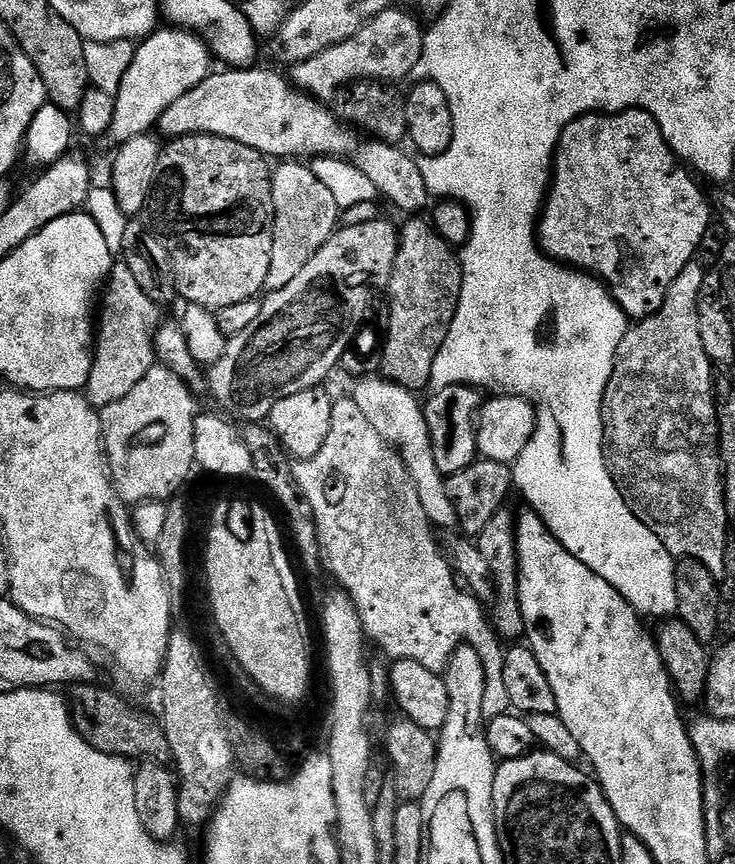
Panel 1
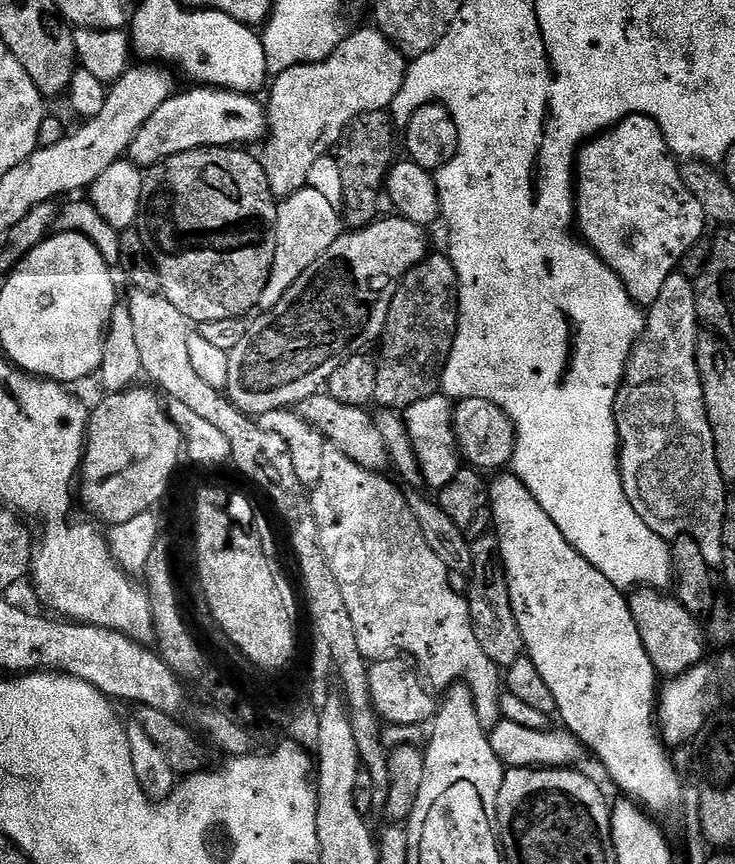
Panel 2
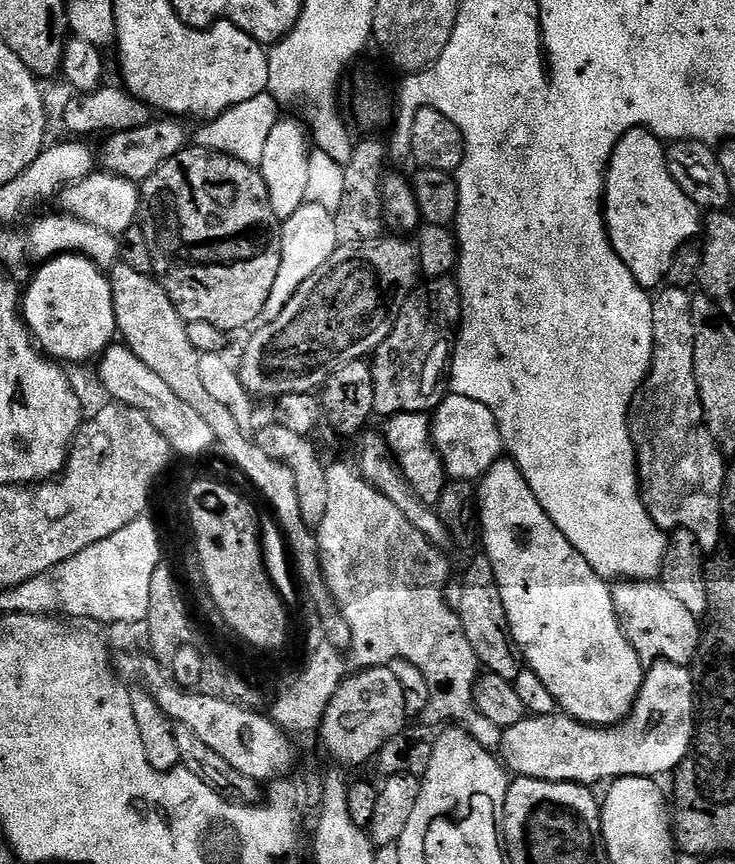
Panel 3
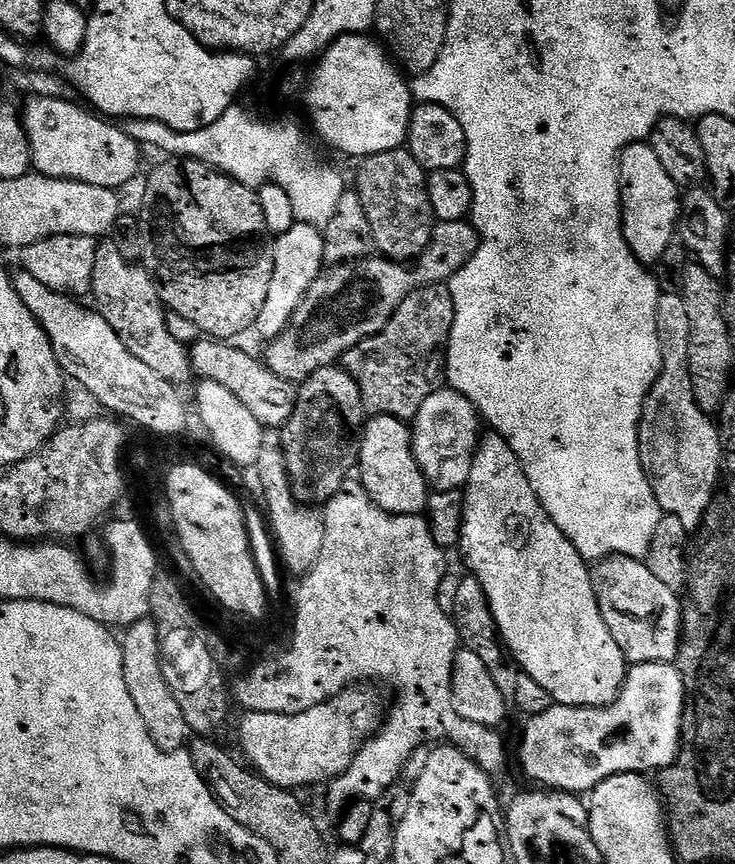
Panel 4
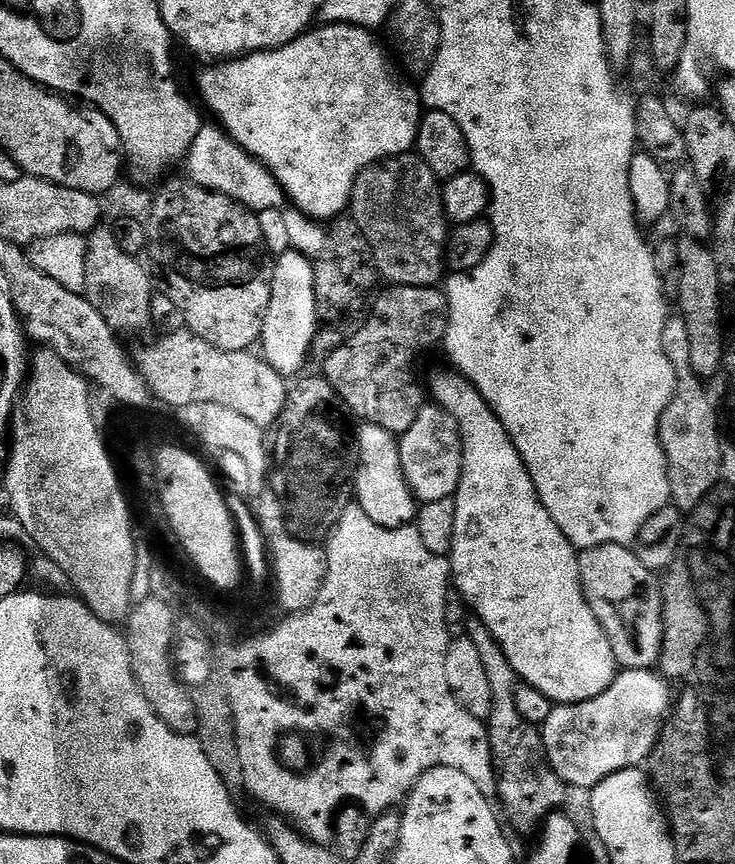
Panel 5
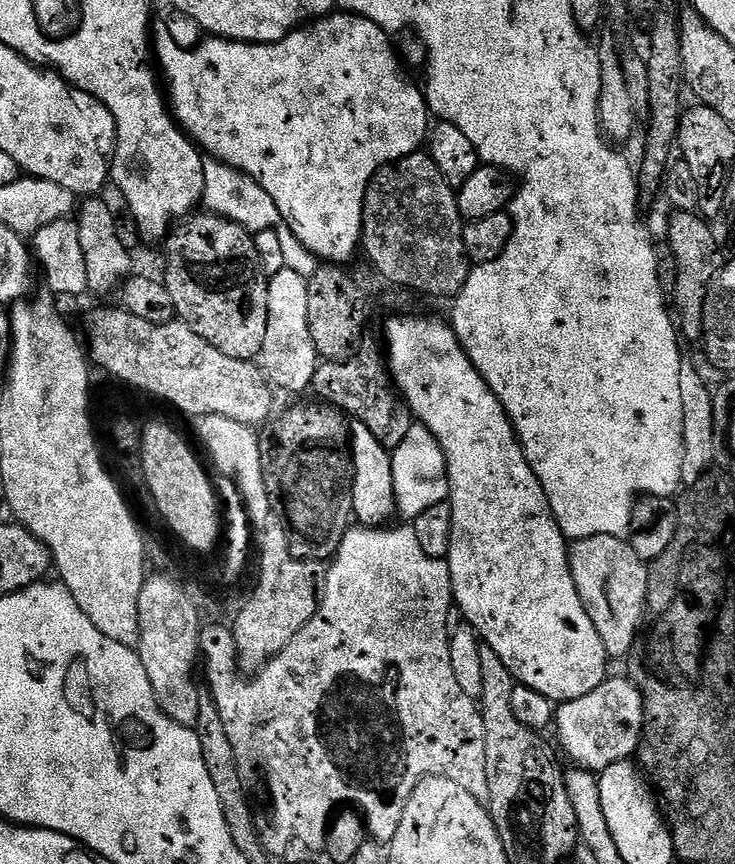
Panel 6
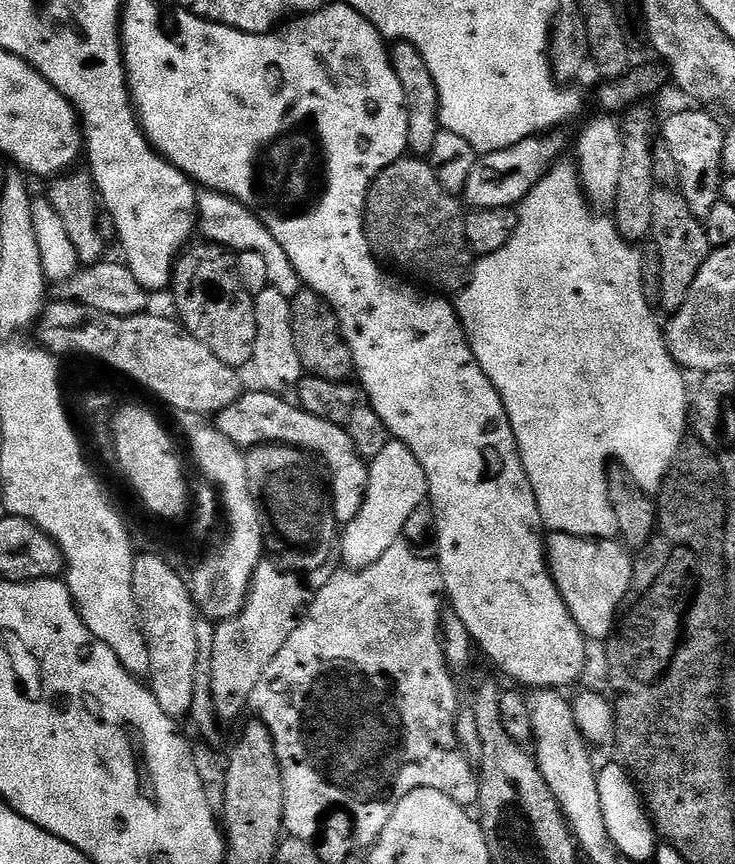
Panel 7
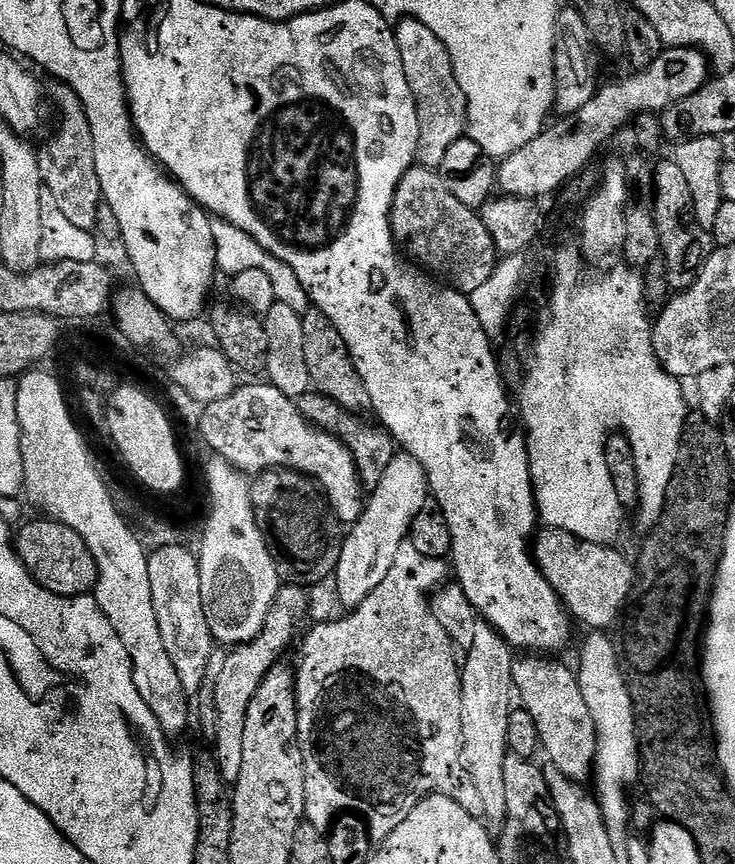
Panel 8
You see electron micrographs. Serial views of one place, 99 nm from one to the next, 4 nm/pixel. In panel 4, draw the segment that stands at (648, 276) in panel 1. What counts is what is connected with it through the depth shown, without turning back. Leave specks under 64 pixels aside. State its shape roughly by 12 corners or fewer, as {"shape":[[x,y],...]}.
{"shape":[[651,143],[620,154],[624,240],[653,266],[674,244],[681,185]]}

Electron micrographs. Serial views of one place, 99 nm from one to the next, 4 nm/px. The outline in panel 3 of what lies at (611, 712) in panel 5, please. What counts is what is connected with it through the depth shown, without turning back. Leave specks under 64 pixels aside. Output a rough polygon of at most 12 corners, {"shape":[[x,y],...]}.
{"shape":[[655,661],[606,728],[529,715],[498,749],[517,777],[603,785],[675,773],[694,676]]}

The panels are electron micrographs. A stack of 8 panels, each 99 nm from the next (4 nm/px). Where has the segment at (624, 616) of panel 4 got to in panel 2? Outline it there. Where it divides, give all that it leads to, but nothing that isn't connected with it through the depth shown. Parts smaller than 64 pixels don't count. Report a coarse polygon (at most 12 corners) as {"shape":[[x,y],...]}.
{"shape":[[641,586],[628,596],[661,677],[705,659],[706,632],[679,600]]}

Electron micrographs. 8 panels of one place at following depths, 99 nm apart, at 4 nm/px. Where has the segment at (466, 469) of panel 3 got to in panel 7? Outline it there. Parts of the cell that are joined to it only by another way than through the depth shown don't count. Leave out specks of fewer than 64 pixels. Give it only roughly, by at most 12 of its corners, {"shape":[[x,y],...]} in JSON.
{"shape":[[401,440],[371,457],[362,510],[343,529],[349,569],[378,562],[429,496]]}

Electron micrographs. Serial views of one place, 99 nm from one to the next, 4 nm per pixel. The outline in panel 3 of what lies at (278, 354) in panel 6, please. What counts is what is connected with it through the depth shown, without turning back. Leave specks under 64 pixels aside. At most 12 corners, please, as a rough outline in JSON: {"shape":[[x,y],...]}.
{"shape":[[310,200],[278,230],[273,321],[340,246],[333,211]]}

